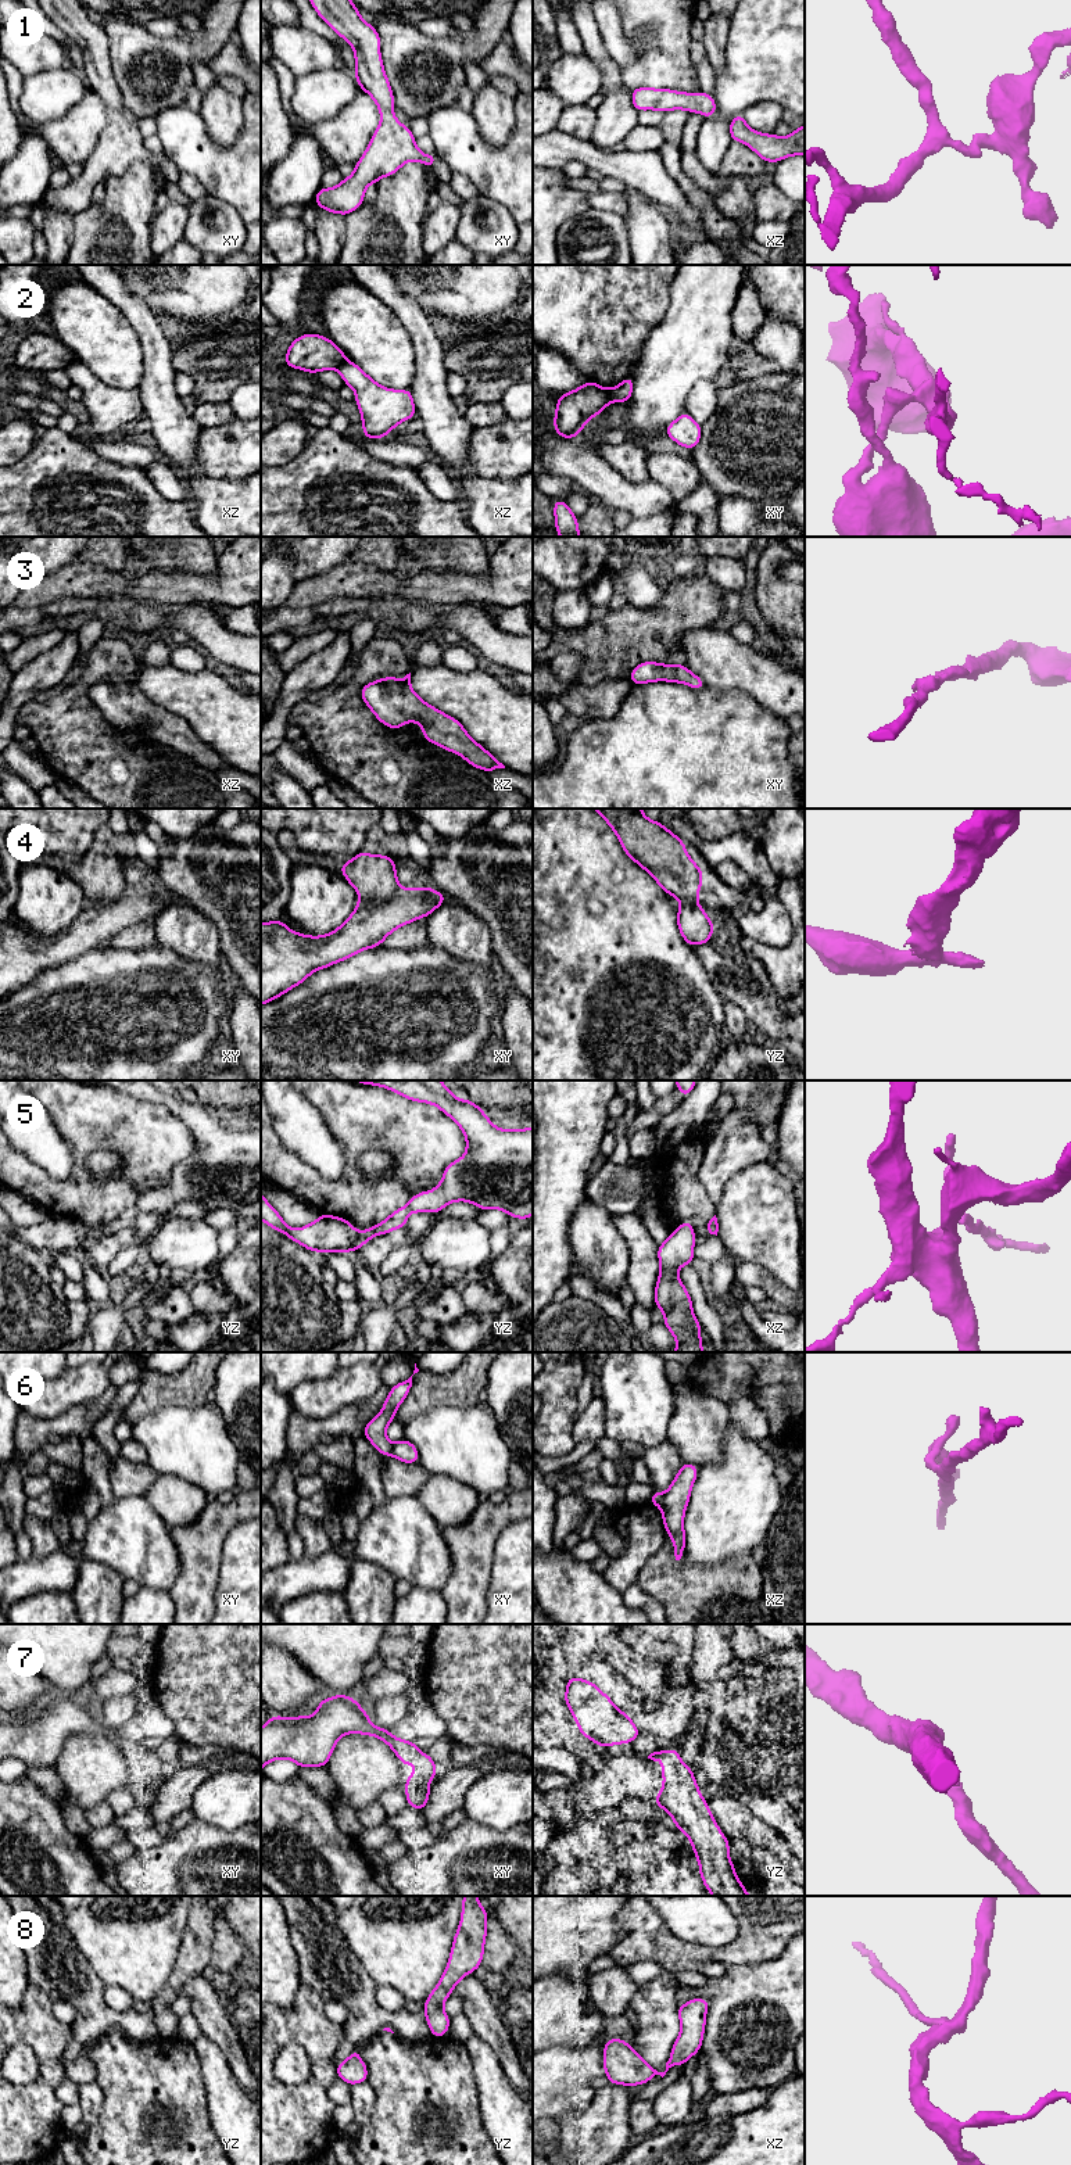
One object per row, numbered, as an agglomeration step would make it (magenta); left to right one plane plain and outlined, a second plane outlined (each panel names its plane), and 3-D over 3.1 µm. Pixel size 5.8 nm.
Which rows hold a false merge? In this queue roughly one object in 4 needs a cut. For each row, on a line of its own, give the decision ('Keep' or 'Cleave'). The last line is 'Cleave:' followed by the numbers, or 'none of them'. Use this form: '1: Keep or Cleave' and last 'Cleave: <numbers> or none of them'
1: Keep
2: Cleave
3: Keep
4: Cleave
5: Keep
6: Cleave
7: Keep
8: Keep
Cleave: 2, 4, 6

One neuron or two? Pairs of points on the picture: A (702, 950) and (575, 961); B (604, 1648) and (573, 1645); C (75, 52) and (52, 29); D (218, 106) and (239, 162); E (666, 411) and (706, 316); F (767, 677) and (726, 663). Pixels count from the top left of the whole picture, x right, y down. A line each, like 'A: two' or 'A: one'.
A: two
B: two
C: one
D: two
E: one
F: one

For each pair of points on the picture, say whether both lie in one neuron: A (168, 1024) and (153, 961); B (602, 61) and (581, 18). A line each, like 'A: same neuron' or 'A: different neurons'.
A: same neuron
B: same neuron

